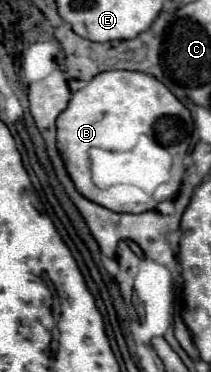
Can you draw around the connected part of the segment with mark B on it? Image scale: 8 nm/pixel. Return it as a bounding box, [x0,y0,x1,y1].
[57,71,193,213]

